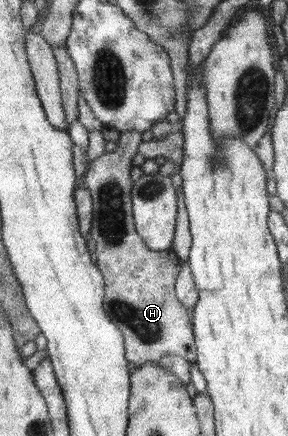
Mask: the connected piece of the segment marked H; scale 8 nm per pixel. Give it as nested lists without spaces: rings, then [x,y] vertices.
[[[124,131],[117,140],[119,146],[114,151],[106,151],[99,158],[89,164],[86,173],[86,185],[90,190],[94,202],[94,219],[91,231],[95,241],[95,259],[105,279],[107,293],[105,303],[111,320],[118,324],[125,335],[127,347],[127,360],[137,366],[144,362],[157,362],[163,356],[178,356],[194,363],[195,335],[192,335],[194,327],[190,327],[188,313],[183,304],[175,295],[175,279],[179,273],[180,261],[170,249],[154,251],[144,243],[143,237],[135,226],[135,211],[133,210],[132,190],[135,182],[132,181],[132,159],[139,154],[142,143],[142,135],[139,131]]]

